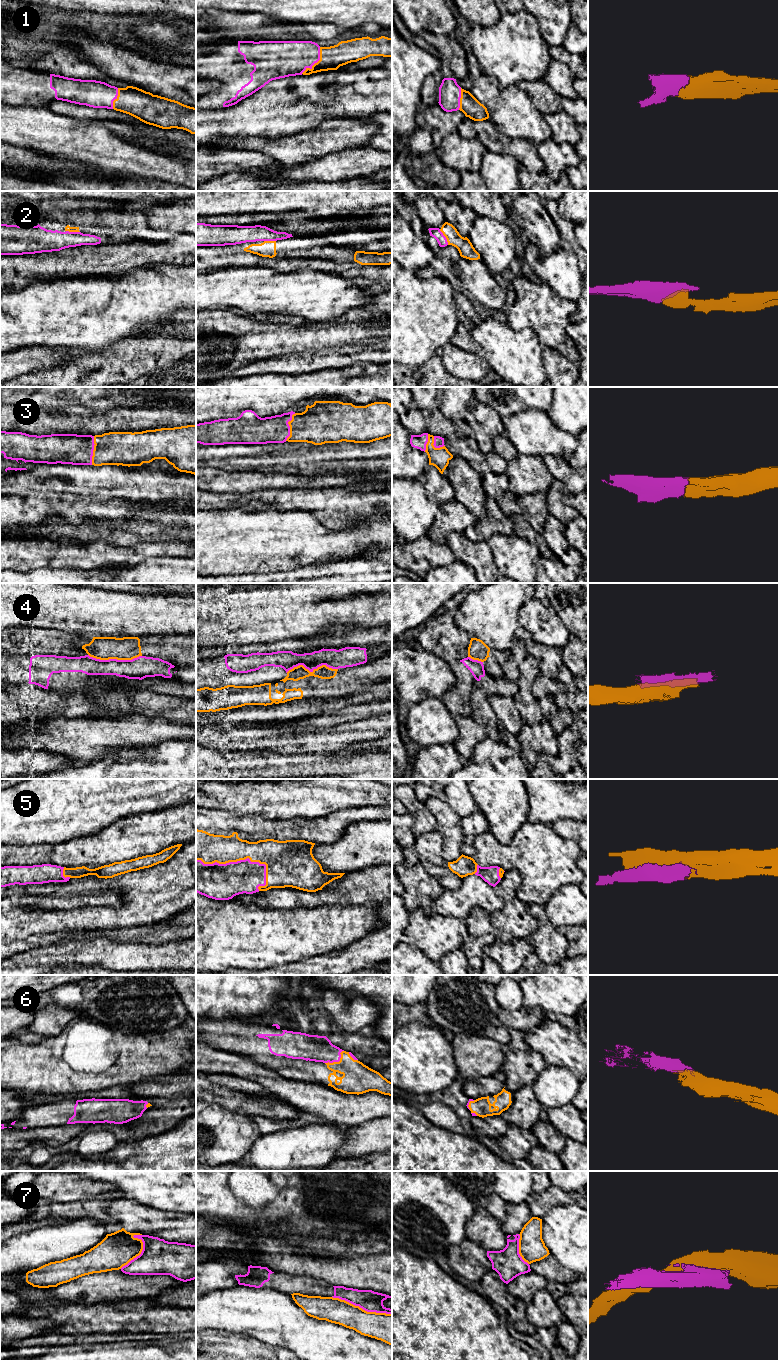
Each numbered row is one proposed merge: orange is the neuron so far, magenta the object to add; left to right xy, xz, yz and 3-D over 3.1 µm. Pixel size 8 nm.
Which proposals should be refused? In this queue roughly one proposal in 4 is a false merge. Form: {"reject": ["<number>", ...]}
{"reject": ["4", "7"]}

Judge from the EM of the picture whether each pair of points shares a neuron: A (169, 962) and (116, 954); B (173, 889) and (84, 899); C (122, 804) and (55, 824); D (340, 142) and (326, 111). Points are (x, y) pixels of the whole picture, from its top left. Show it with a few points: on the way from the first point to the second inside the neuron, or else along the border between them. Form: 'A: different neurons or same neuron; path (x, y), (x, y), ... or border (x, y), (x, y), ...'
A: same neuron; path (156, 956), (129, 956)
B: different neurons; border (98, 890), (118, 890), (121, 893), (122, 905)
C: same neuron; path (105, 804), (75, 804), (72, 807)
D: different neurons; border (354, 119), (328, 119), (314, 129), (309, 130)

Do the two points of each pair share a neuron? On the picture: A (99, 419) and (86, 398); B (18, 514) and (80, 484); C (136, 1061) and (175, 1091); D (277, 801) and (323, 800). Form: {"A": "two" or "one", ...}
{"A": "two", "B": "two", "C": "two", "D": "one"}

